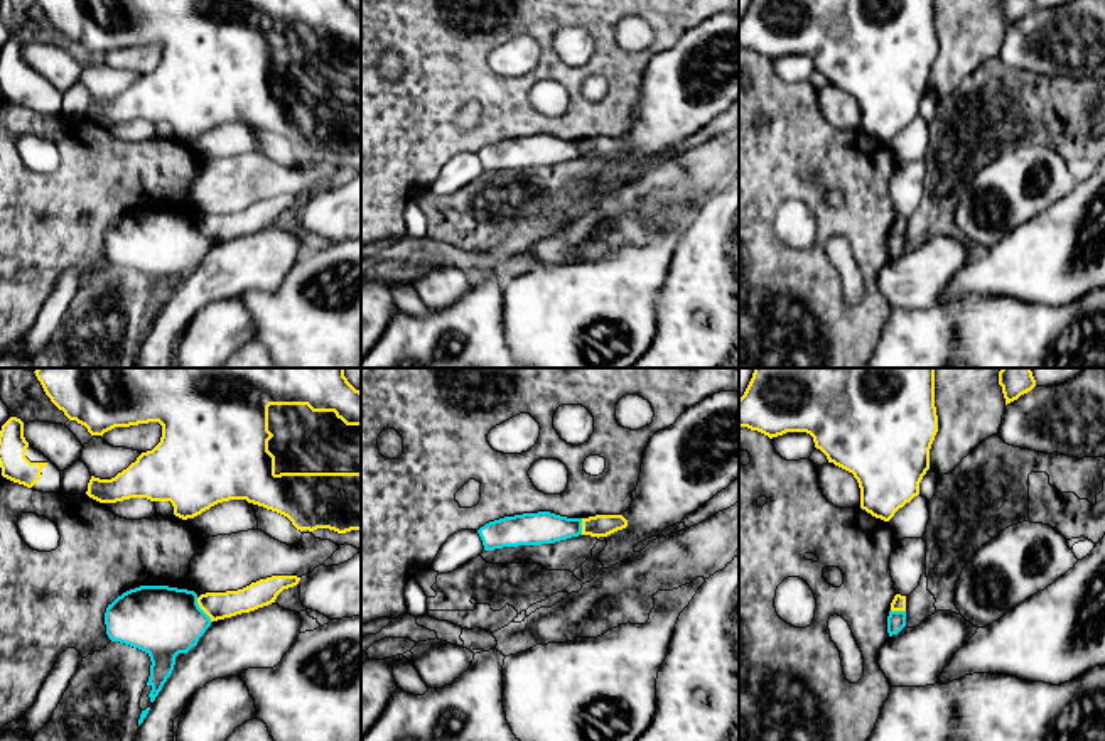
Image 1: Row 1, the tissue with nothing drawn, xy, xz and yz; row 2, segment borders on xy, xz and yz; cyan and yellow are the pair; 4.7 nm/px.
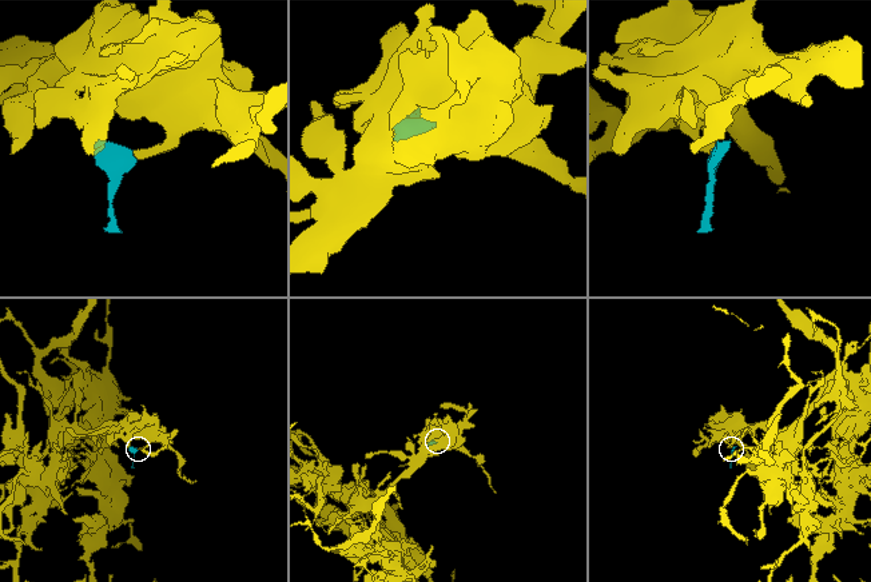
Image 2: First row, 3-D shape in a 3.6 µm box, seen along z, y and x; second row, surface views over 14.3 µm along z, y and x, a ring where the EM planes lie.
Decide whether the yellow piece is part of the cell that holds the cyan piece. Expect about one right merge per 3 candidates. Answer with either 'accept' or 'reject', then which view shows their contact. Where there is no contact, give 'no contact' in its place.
reject; meets cyan in xy

